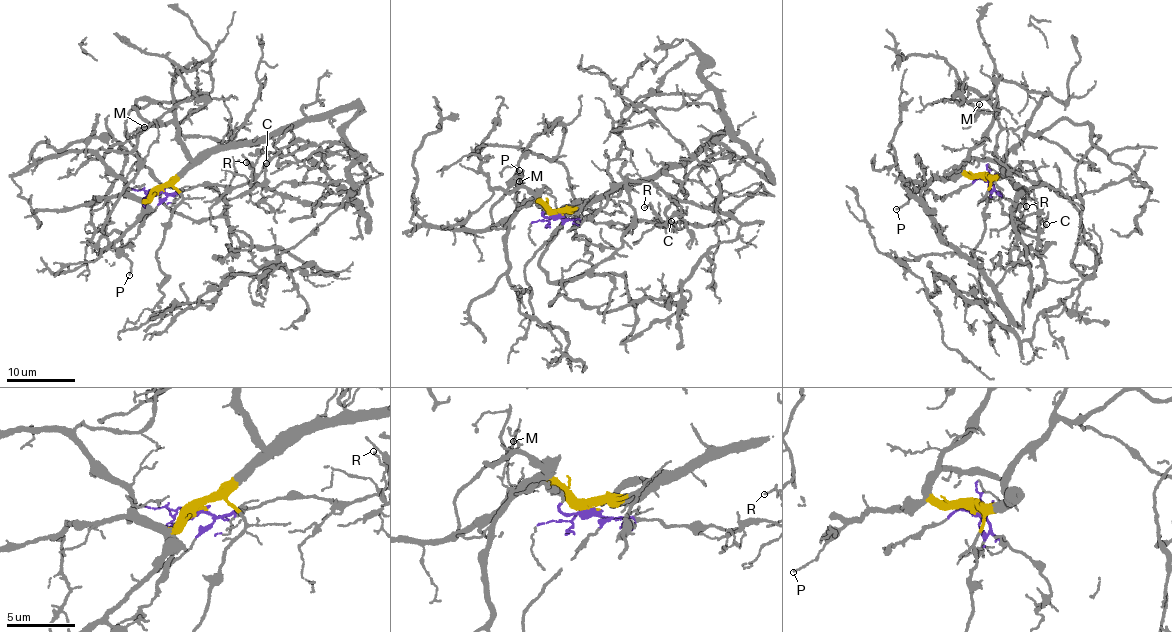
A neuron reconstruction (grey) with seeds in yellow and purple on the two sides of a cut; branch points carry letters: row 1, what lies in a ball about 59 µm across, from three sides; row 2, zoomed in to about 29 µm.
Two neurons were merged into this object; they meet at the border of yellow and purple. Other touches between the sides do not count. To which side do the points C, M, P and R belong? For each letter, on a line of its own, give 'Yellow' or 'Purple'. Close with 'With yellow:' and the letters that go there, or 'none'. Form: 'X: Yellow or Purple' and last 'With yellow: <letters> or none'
C: Purple
M: Yellow
P: Yellow
R: Purple
With yellow: M, P

